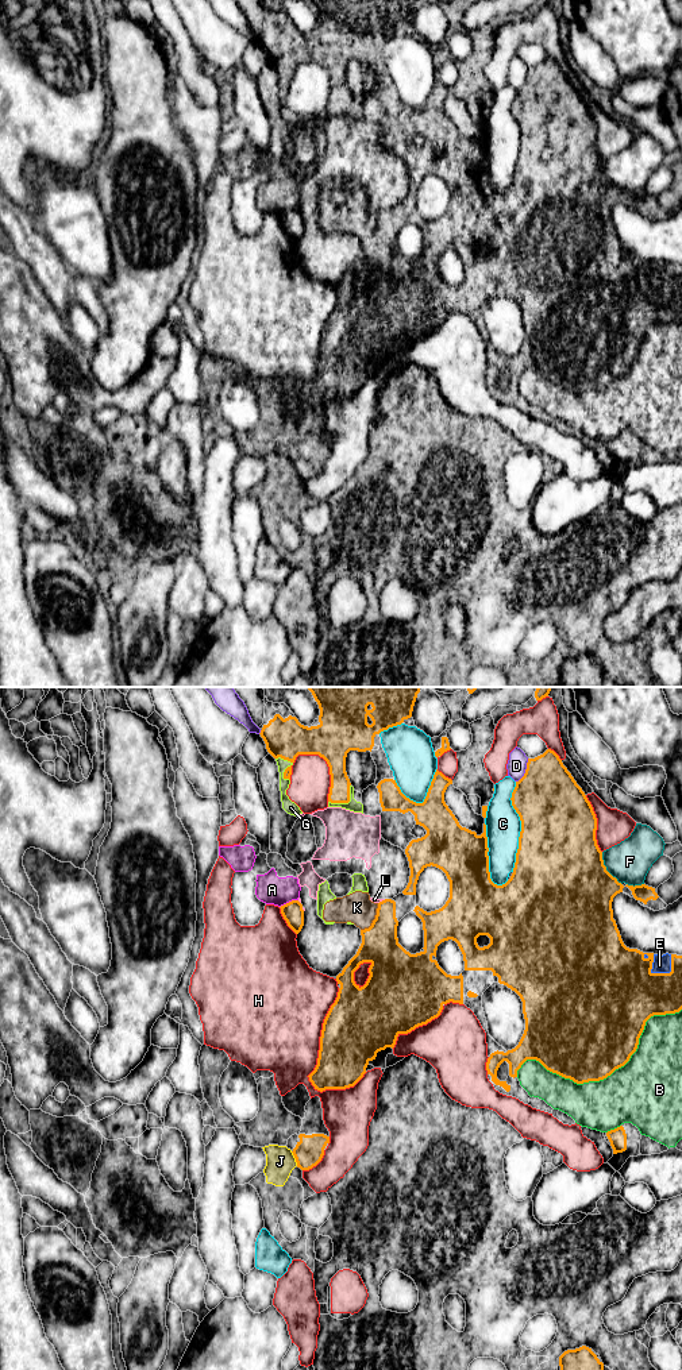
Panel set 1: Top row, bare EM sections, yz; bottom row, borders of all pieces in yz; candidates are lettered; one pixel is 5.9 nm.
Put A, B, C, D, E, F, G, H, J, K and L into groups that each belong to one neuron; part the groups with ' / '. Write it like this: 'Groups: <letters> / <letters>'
Groups: A E G K / B J L / C / D / F / H

